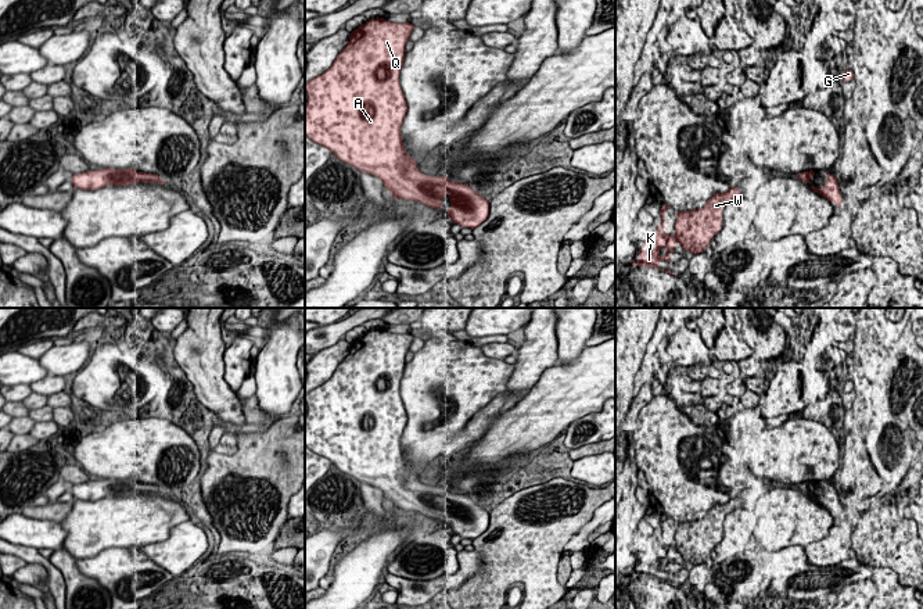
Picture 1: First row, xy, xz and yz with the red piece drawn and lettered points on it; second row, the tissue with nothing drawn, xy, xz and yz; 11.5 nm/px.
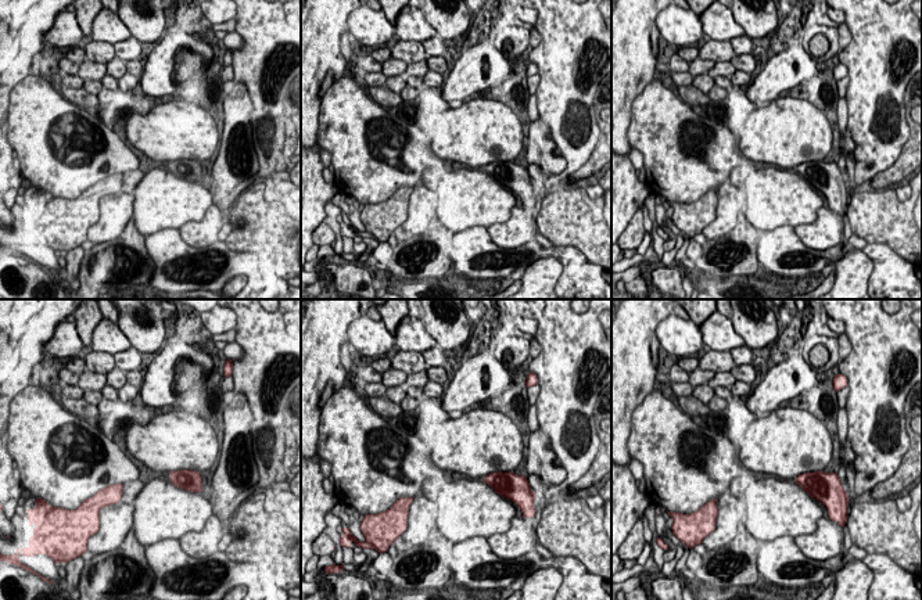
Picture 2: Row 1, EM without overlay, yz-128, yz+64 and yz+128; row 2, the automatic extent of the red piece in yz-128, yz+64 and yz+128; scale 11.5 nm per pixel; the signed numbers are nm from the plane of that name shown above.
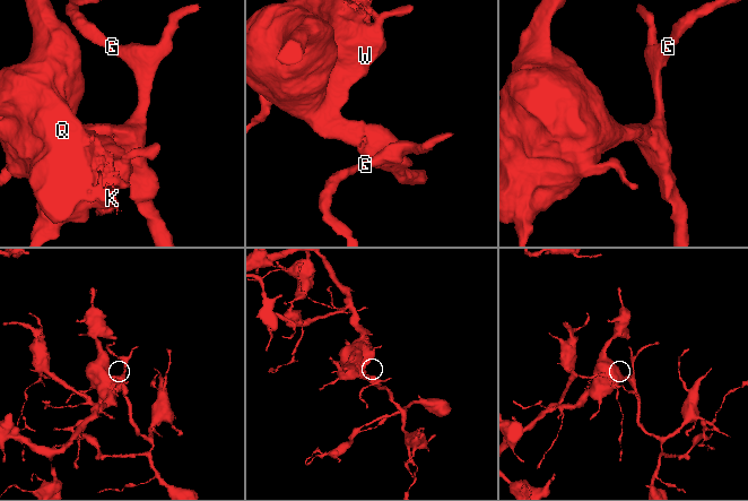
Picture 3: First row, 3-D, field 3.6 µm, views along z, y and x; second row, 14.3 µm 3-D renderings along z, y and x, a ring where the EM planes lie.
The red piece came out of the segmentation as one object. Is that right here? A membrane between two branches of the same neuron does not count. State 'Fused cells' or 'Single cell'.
Single cell

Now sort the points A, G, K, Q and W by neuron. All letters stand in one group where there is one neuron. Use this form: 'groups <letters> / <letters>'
groups A G K Q W

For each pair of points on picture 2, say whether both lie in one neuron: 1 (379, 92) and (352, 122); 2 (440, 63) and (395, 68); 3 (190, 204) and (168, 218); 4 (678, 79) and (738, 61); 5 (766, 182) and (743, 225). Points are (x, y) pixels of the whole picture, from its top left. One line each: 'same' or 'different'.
1: different
2: same
3: same
4: same
5: different

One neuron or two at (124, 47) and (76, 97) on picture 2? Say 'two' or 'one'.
two

